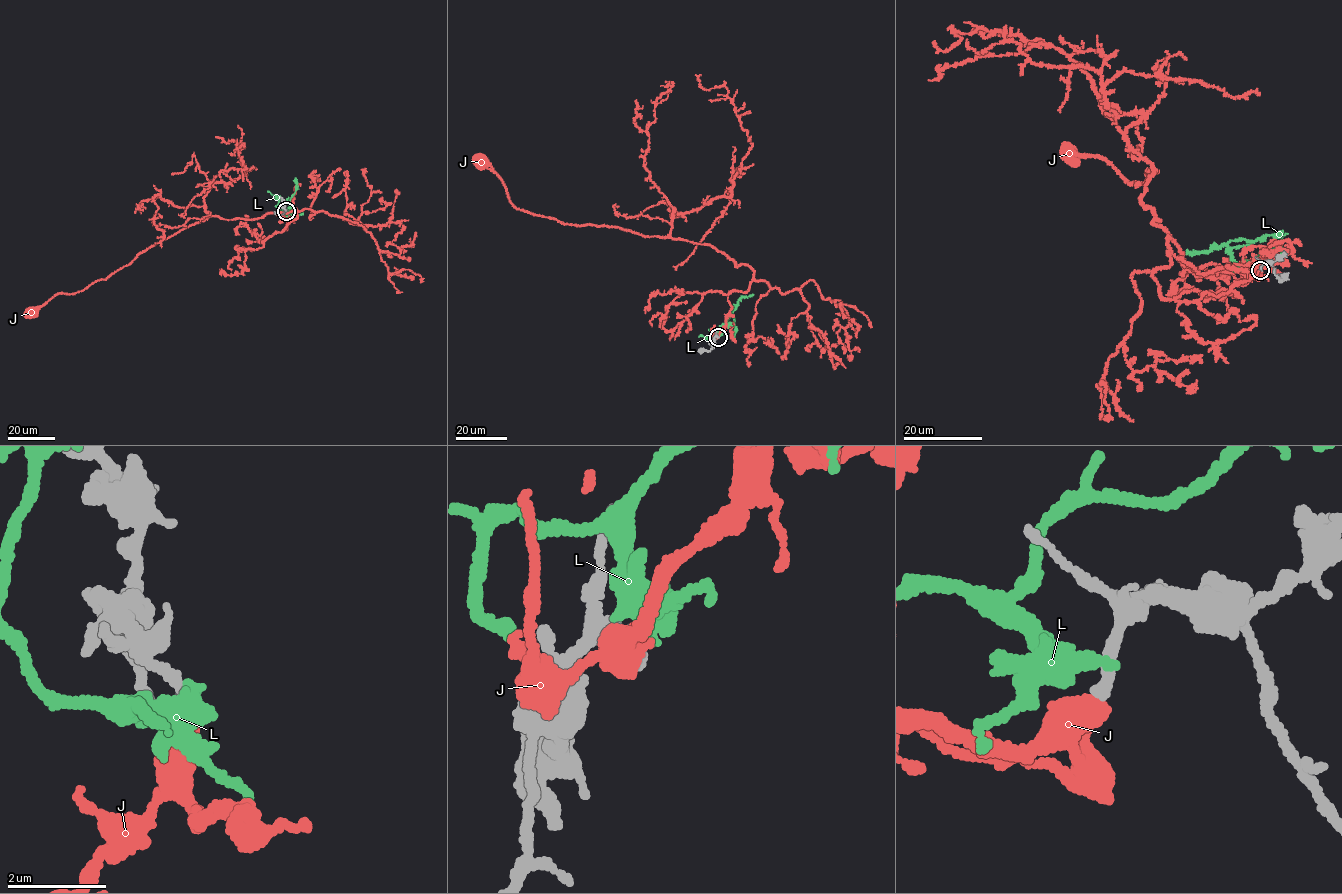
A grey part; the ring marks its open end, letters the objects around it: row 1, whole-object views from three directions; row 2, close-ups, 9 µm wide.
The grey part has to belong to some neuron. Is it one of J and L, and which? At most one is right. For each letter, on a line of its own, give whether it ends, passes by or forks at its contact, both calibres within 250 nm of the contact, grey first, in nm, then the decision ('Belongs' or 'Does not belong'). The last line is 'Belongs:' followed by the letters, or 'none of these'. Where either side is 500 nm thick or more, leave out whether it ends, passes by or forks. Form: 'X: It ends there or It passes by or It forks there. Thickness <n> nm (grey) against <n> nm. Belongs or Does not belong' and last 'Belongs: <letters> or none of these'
J: Thickness 240 nm (grey) against 550 nm. Belongs
L: It ends there. Thickness 320 nm (grey) against 320 nm. Does not belong
Belongs: J

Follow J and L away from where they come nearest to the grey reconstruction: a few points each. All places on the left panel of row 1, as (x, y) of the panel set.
J: (286, 211), (283, 230), (296, 218), (295, 209), (248, 219), (207, 217), (33, 313)
L: (286, 210), (283, 211), (288, 213), (289, 200), (296, 188), (296, 177)

